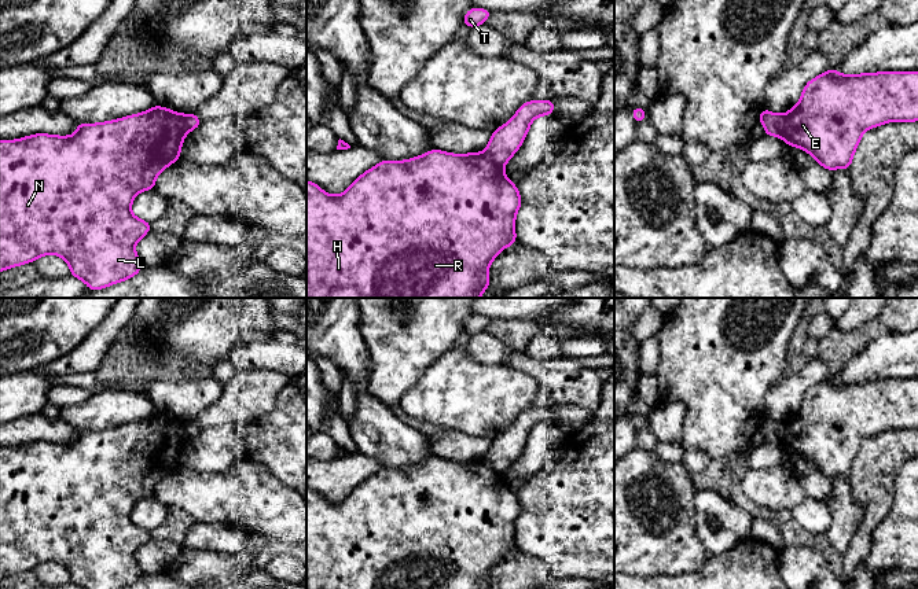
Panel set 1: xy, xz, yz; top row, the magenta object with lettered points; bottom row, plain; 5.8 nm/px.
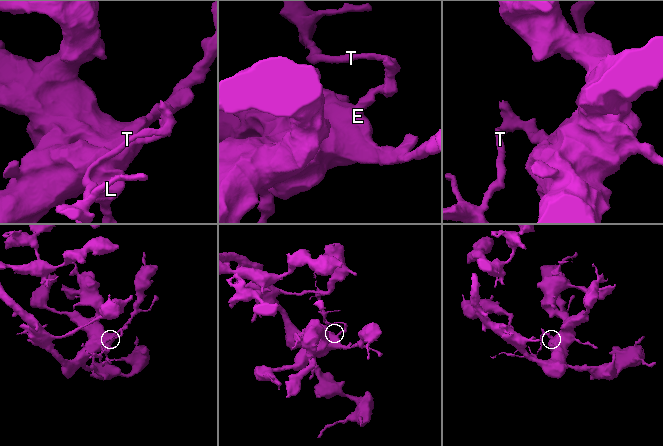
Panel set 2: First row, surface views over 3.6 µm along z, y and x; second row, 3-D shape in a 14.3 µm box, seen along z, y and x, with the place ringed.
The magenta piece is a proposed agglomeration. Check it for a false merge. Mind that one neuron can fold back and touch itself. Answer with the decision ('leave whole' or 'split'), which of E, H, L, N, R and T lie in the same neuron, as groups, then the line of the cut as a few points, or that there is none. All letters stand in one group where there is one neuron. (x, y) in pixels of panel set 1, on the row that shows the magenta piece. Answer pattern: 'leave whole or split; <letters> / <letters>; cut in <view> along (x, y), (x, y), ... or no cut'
split; E H L N R / T; cut in yz along (784, 116), (784, 129), (779, 136)

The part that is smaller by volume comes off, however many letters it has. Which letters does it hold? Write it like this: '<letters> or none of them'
T

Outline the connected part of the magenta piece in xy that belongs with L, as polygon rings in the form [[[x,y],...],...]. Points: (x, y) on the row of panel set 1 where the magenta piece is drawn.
[[[155,104],[147,111],[107,122],[76,124],[77,132],[71,136],[36,133],[18,140],[0,140],[0,272],[54,254],[62,257],[70,266],[70,275],[85,281],[91,291],[106,288],[137,275],[142,270],[142,264],[135,246],[151,231],[151,227],[148,221],[135,217],[131,206],[139,192],[154,189],[158,174],[180,159],[180,148],[187,135],[183,117],[184,114]]]

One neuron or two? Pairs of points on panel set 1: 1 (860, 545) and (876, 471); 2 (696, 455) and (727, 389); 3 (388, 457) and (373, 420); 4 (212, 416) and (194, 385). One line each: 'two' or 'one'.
1: one
2: two
3: one
4: two

